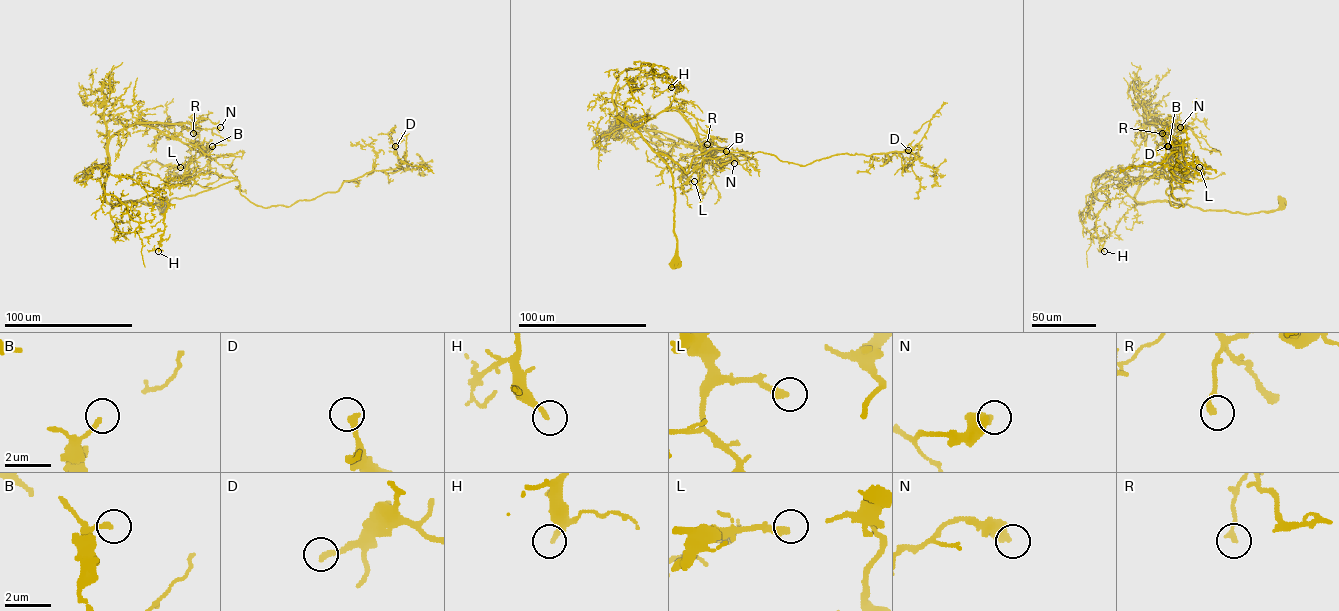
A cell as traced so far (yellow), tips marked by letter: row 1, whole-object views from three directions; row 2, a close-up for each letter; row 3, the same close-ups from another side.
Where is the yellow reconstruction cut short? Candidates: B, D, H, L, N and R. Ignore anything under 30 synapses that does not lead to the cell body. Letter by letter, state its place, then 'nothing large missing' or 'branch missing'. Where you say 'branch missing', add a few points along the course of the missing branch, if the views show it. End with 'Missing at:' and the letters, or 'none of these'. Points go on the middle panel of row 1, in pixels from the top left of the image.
B: at (726, 151); nothing large missing
D: at (908, 150); branch missing
H: at (671, 87); branch missing
L: at (694, 181); nothing large missing
N: at (734, 163); nothing large missing
R: at (707, 144); nothing large missing
Missing at: D, H

